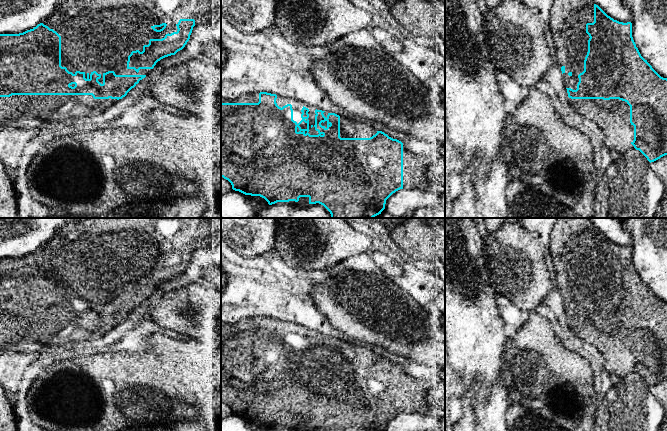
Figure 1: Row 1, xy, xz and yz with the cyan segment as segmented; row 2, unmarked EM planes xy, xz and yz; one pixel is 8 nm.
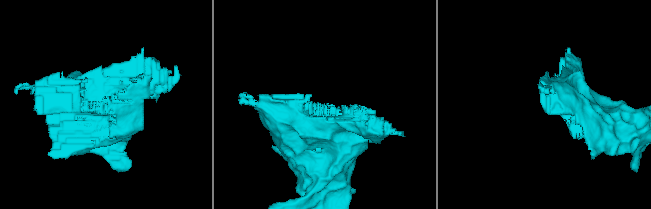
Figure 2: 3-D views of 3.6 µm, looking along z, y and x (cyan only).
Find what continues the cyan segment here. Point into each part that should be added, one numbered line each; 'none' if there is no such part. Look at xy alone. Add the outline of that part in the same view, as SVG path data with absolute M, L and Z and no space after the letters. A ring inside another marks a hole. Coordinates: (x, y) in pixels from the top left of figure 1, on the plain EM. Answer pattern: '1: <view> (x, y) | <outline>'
1: xy (98, 256) | M84 218L77 224L71 224L62 228L50 241L42 247L53 253L61 260L61 290L66 291L69 296L75 298L76 295L84 296L85 302L90 303L90 298L96 295L101 299L98 305L103 308L103 298L114 295L116 299L148 299L152 293L140 293L137 297L134 293L127 292L128 280L132 275L143 275L143 270L149 268L150 263L162 263L166 258L177 256L177 248L180 243L194 243L195 248L214 247L221 242L221 218ZM166 247L166 252L161 256L154 255L151 251Z

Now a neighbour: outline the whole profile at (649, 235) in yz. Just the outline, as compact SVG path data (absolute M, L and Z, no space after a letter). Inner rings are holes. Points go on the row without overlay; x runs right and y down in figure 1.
M625 218L621 224L632 237L632 261L641 280L667 302L667 218Z

